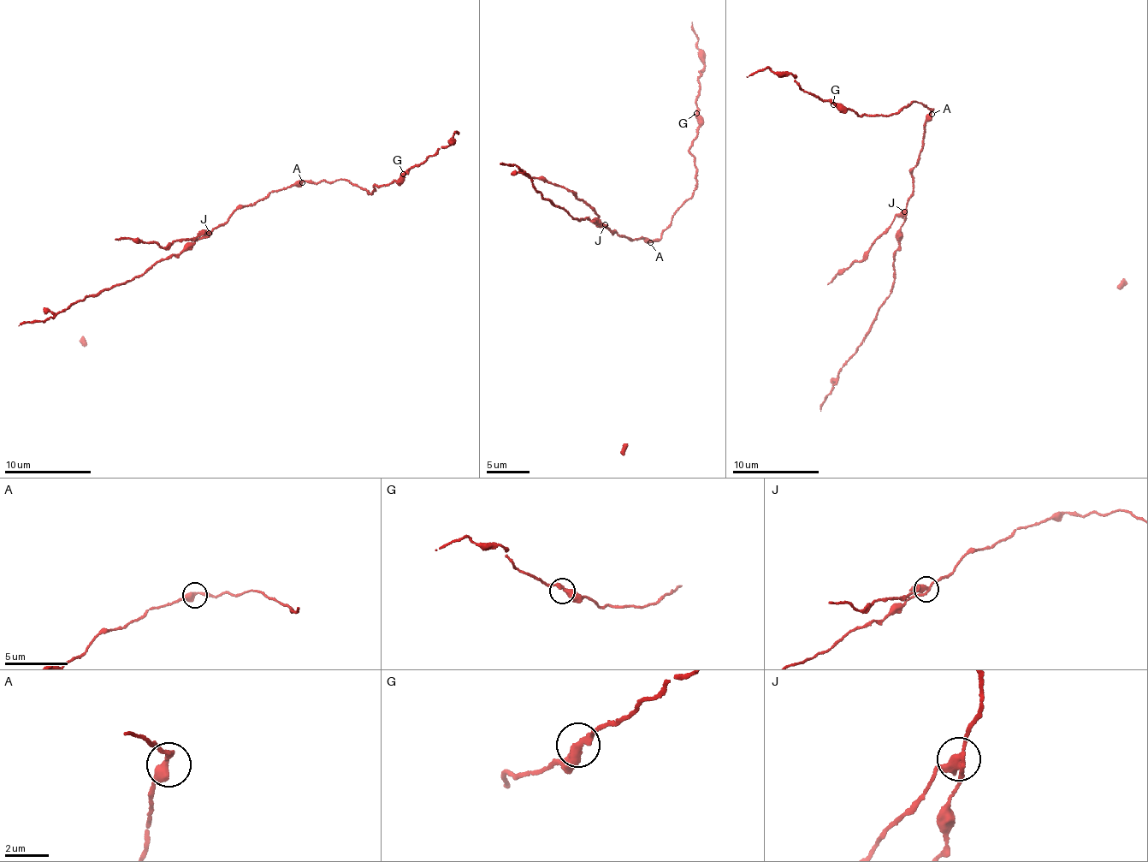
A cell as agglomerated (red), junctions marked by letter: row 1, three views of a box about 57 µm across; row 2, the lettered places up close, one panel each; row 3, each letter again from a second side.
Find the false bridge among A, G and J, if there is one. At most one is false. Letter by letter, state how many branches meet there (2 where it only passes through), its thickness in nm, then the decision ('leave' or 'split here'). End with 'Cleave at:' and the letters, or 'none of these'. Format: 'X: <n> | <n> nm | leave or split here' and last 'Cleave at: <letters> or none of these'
A: 2 | 320 nm | leave
G: 2 | 340 nm | leave
J: 4 | 280 nm | split here
Cleave at: J

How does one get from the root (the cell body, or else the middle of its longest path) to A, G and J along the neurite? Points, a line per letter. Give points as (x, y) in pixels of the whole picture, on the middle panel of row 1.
A: (616, 232), (629, 240), (643, 239), (650, 242)
G: (616, 232), (630, 240), (657, 240), (674, 211), (692, 197), (696, 181), (689, 150), (697, 134), (696, 113)
J: (616, 232), (612, 234), (614, 232), (606, 225)

